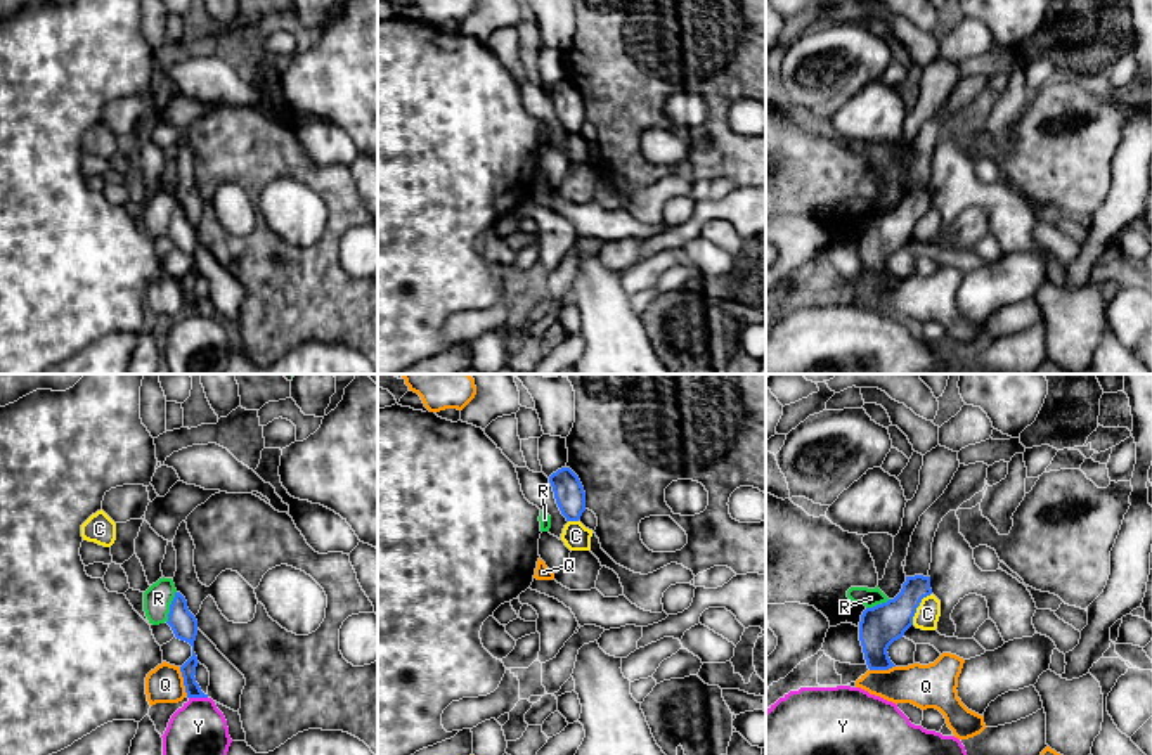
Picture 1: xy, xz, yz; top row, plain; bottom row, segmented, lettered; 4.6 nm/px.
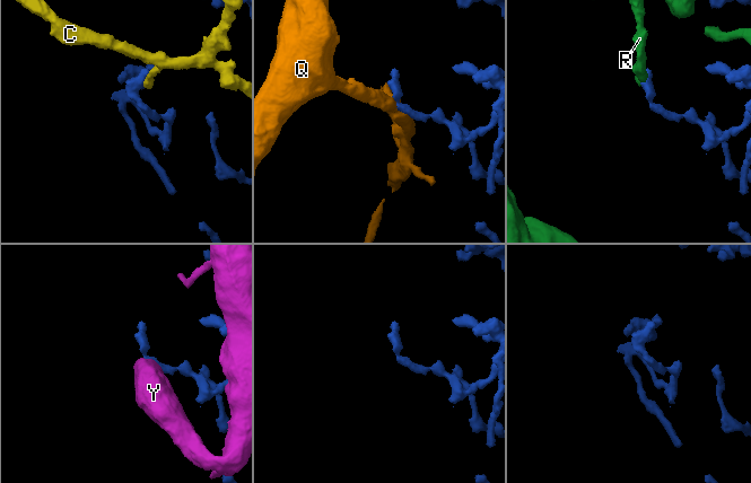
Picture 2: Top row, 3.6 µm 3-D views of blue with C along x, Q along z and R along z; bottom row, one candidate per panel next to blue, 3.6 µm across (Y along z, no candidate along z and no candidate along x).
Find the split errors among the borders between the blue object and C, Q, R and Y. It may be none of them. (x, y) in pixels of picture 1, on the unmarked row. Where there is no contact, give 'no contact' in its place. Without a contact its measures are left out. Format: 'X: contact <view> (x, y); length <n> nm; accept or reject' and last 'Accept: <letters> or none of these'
C: contact yz (917, 219); length 180 nm; reject
Q: contact xy (184, 293); length 140 nm; reject
R: contact xy (170, 219); length 160 nm; reject
Y: contact xy (198, 309); length 90 nm; reject
Accept: none of these

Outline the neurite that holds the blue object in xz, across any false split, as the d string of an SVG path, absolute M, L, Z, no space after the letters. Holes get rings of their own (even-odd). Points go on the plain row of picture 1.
M561 80L549 88L549 95L566 133L579 133L586 123L586 104L579 88L570 80Z

